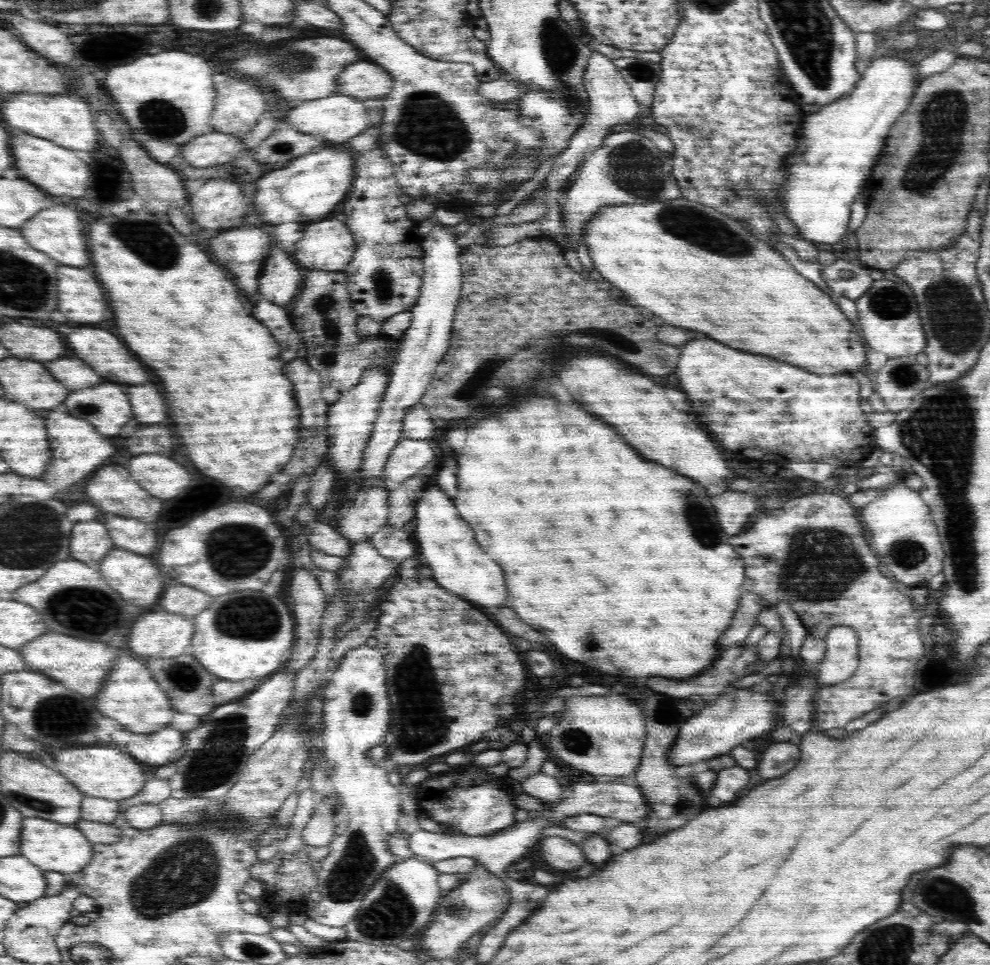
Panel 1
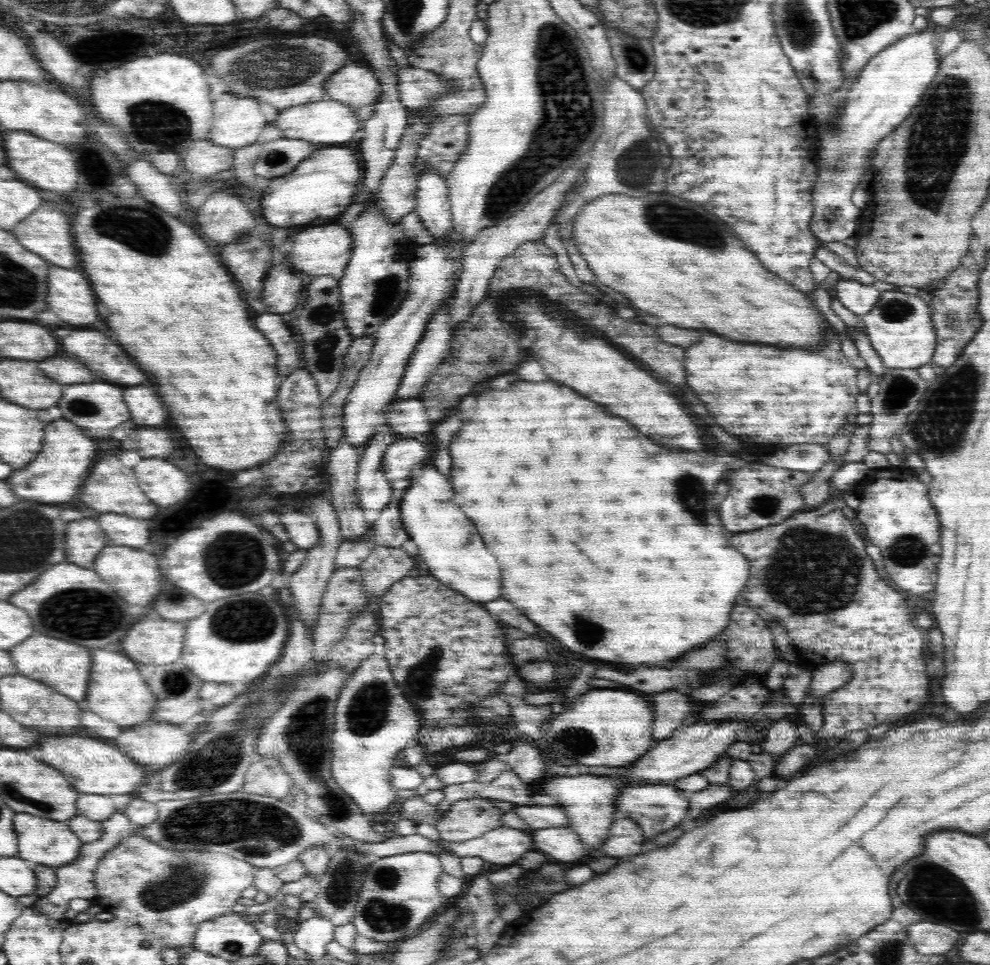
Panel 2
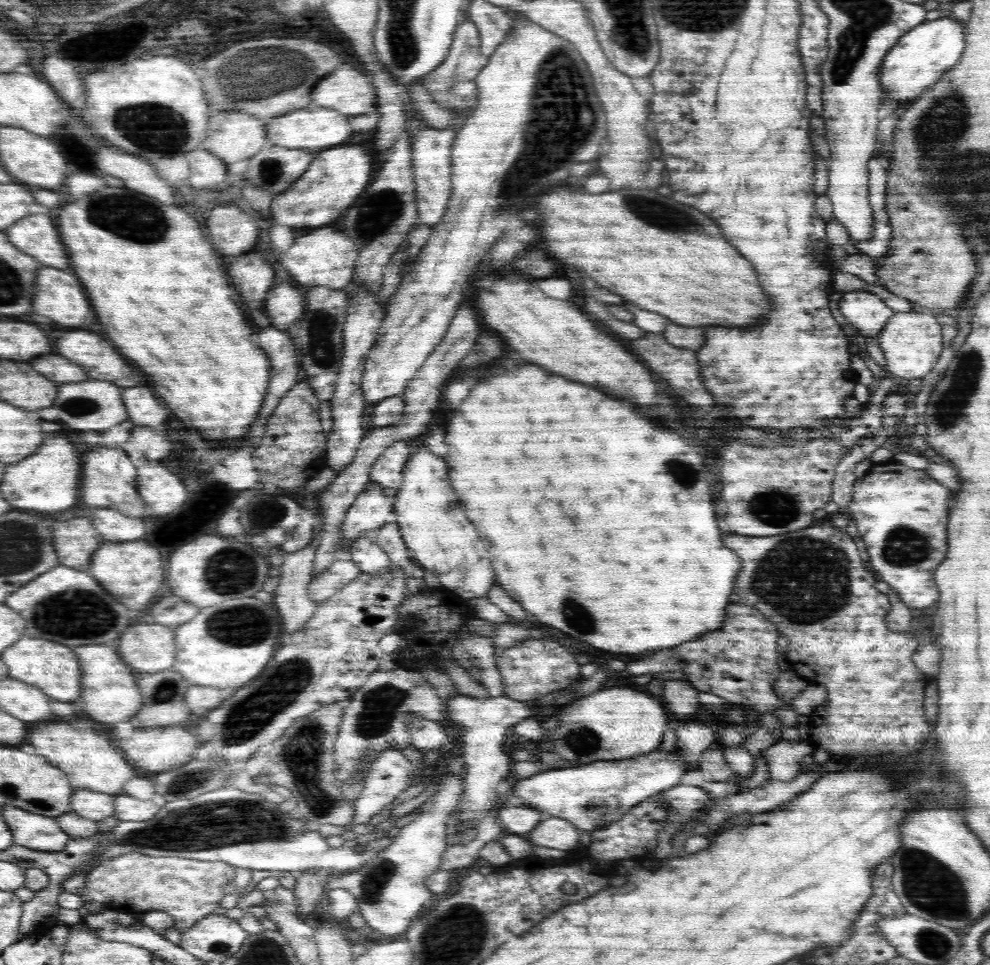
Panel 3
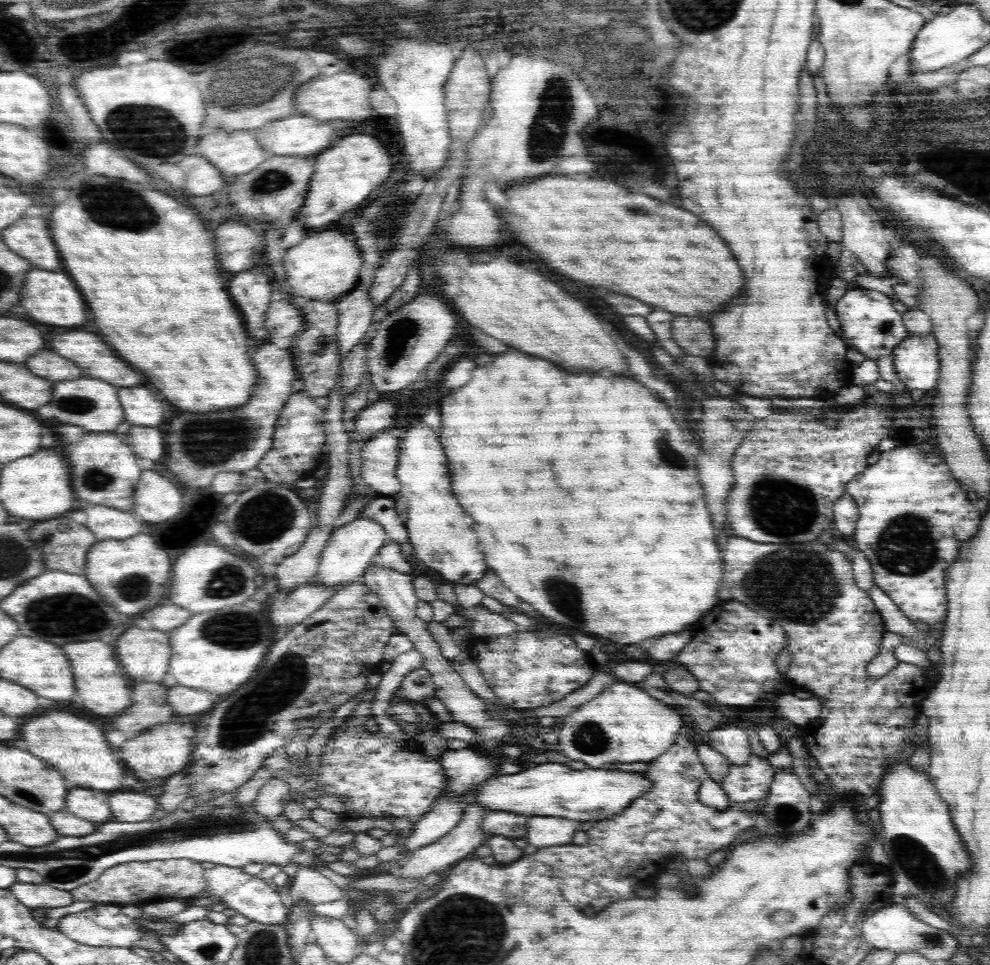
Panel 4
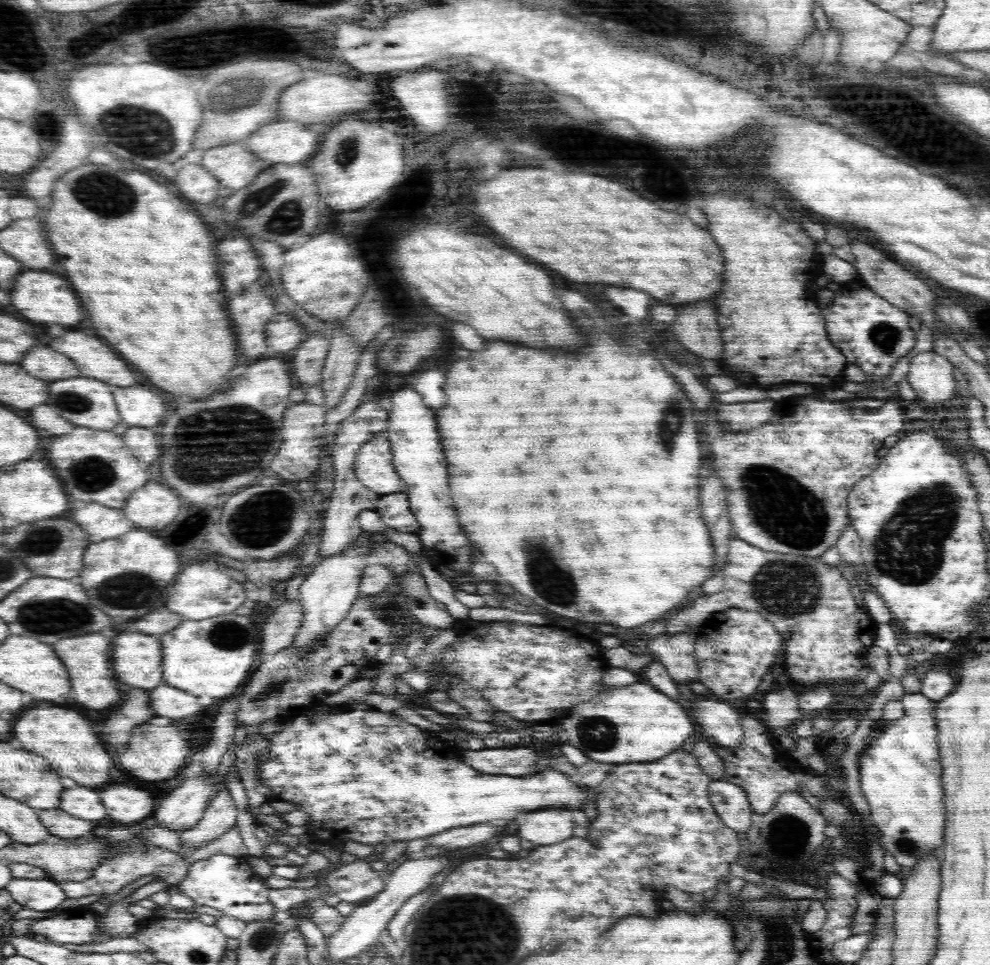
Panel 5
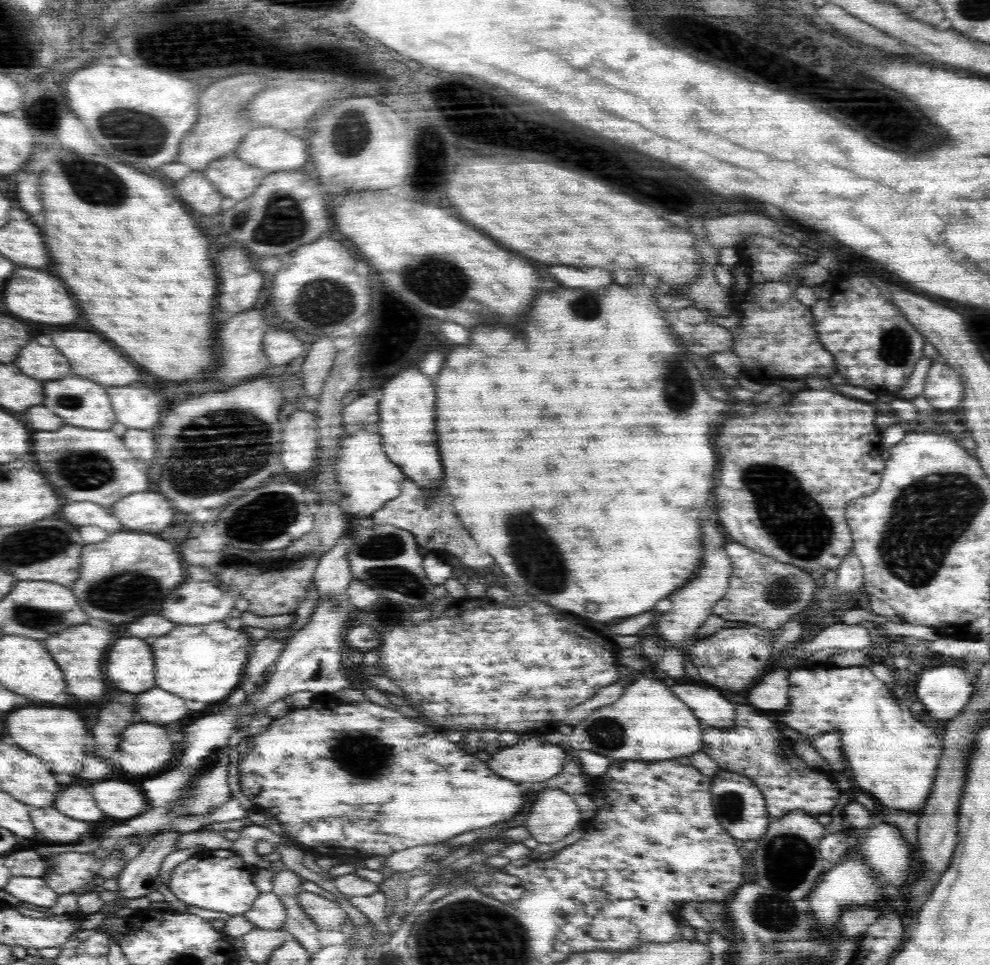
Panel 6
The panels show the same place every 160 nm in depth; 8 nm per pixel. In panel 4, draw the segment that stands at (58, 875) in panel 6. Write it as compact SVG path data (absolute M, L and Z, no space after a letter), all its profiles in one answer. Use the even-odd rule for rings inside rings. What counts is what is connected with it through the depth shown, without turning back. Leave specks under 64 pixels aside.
M171 859L162 861L148 862L124 862L112 866L98 878L88 884L78 886L70 891L76 901L94 900L94 902L102 902L102 904L126 904L126 902L134 902L143 907L142 902L154 903L158 900L166 902L167 900L180 900L190 902L194 895L200 896L200 892L205 890L207 885L206 878L203 877L205 864L189 859Z

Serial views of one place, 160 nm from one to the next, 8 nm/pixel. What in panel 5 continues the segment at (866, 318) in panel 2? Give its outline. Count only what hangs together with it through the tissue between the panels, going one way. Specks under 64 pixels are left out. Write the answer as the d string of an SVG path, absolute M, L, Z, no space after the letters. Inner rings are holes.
M934 351L918 353L909 364L909 373L905 377L917 393L920 402L926 406L935 406L938 402L946 402L956 394L956 380L953 375L953 364L942 355Z

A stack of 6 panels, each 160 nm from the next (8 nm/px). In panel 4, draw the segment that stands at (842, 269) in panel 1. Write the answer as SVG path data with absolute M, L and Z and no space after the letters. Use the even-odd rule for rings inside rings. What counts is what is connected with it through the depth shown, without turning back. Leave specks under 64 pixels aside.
M849 288L838 300L835 312L840 322L841 339L845 345L858 350L870 360L878 360L880 356L891 356L894 348L910 333L904 325L902 315L894 308L892 300L876 290Z

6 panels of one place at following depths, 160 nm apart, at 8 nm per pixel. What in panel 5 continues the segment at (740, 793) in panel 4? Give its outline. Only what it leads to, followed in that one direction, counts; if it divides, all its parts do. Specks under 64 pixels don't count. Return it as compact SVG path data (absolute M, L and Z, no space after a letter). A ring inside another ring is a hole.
M744 716L741 719L741 726L744 729L744 740L736 748L723 748L714 743L712 739L708 740L712 742L714 751L718 753L724 763L724 780L732 782L746 791L748 803L756 814L770 812L772 806L778 802L780 794L799 792L800 788L806 788L816 798L828 800L829 788L826 787L825 780L821 776L805 772L789 753L784 753L776 743L776 735L765 723L752 716Z

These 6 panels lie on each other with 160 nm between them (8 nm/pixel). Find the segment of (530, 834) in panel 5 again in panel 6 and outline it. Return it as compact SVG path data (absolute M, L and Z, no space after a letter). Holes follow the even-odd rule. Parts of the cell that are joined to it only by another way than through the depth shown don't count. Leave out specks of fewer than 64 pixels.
M540 786L525 822L531 837L542 844L554 844L570 833L578 833L584 823L573 795Z

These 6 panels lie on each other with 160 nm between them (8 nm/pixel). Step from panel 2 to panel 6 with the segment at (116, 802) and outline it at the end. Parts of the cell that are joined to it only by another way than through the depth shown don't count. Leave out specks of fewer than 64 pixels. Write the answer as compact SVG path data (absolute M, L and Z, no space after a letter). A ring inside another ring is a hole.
M70 786L66 788L56 800L54 806L64 812L66 816L80 820L100 820L104 816L103 810L98 808L98 803L93 796L88 794L82 786Z

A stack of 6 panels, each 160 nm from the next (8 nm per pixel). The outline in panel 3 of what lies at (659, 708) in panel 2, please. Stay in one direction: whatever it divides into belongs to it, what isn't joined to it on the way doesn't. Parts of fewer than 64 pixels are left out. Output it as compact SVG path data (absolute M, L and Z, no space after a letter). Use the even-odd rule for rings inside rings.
M680 679L668 680L664 684L666 708L678 718L694 716L694 712L700 708L698 693L699 690L687 680L686 682L680 682Z

